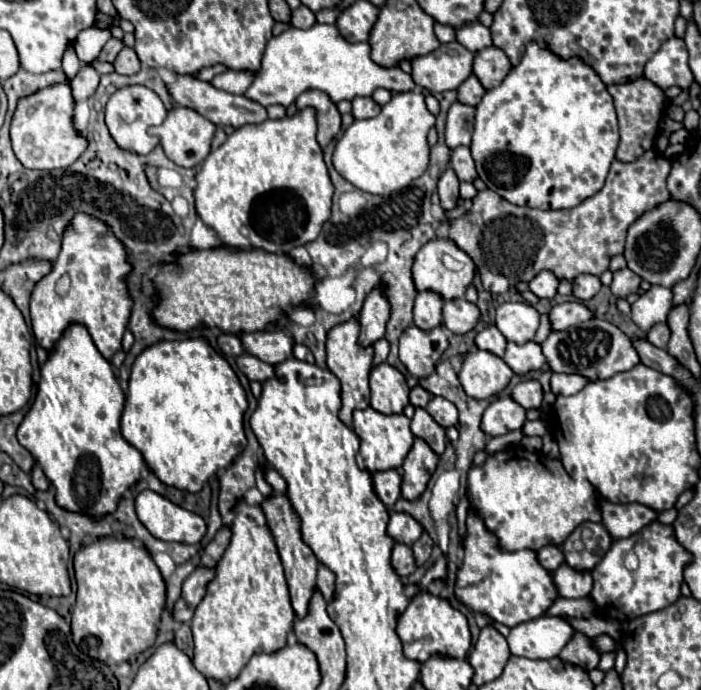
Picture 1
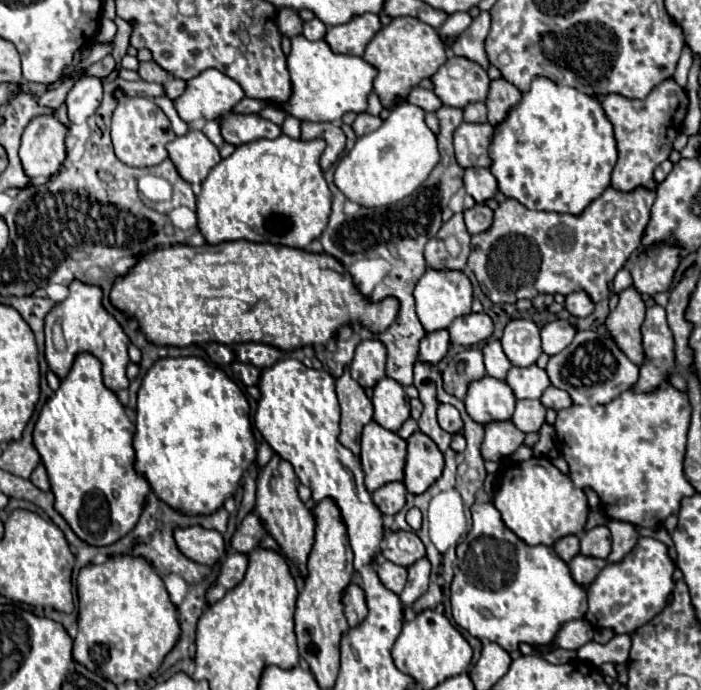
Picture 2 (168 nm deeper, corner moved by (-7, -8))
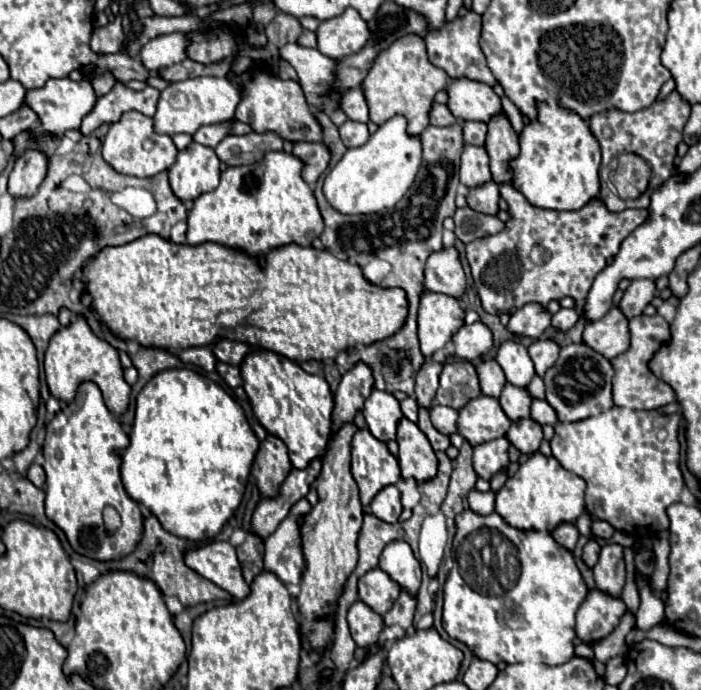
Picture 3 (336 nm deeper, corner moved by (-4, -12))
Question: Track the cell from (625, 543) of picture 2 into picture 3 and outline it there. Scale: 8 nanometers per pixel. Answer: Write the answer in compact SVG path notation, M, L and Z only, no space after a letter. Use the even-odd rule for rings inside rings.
M608 544L602 548L600 558L594 566L594 580L600 592L612 598L622 596L622 588L626 582L626 564L624 564L622 546Z

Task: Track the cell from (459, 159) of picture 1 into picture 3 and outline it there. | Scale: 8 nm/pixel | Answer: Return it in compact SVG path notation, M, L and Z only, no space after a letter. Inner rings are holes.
M488 182L478 188L470 188L470 194L466 198L468 198L468 206L472 210L482 212L482 214L492 214L492 216L498 214L500 194L498 194L498 186L494 182Z

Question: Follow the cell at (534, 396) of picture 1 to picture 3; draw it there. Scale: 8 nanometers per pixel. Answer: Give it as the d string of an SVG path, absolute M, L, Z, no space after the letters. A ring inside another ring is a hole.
M518 420L518 424L512 424L506 438L522 452L522 454L534 454L540 448L542 442L542 426L534 424L534 420Z

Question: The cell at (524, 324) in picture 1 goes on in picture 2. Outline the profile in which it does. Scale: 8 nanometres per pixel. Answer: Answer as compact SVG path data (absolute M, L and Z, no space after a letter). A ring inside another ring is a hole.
M515 318L503 330L503 352L515 366L529 366L537 362L541 350L539 326L531 320Z

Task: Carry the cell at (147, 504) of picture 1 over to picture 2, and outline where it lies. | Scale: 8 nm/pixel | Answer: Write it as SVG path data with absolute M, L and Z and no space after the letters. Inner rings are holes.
M203 526L175 528L173 538L177 548L193 562L213 566L225 556L225 542L217 530L207 530Z

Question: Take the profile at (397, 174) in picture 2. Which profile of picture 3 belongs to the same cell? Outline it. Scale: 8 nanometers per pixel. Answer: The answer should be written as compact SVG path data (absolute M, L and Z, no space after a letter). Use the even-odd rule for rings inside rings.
M394 116L384 126L380 126L376 130L376 134L370 136L370 140L366 144L362 144L358 148L350 148L340 158L340 162L326 174L322 192L324 192L326 200L330 202L330 206L334 210L338 210L340 214L370 214L370 212L380 212L384 208L392 208L406 194L406 190L414 182L414 176L416 176L420 164L422 164L422 146L420 146L420 140L416 136L408 136L406 134L406 118L404 116Z

